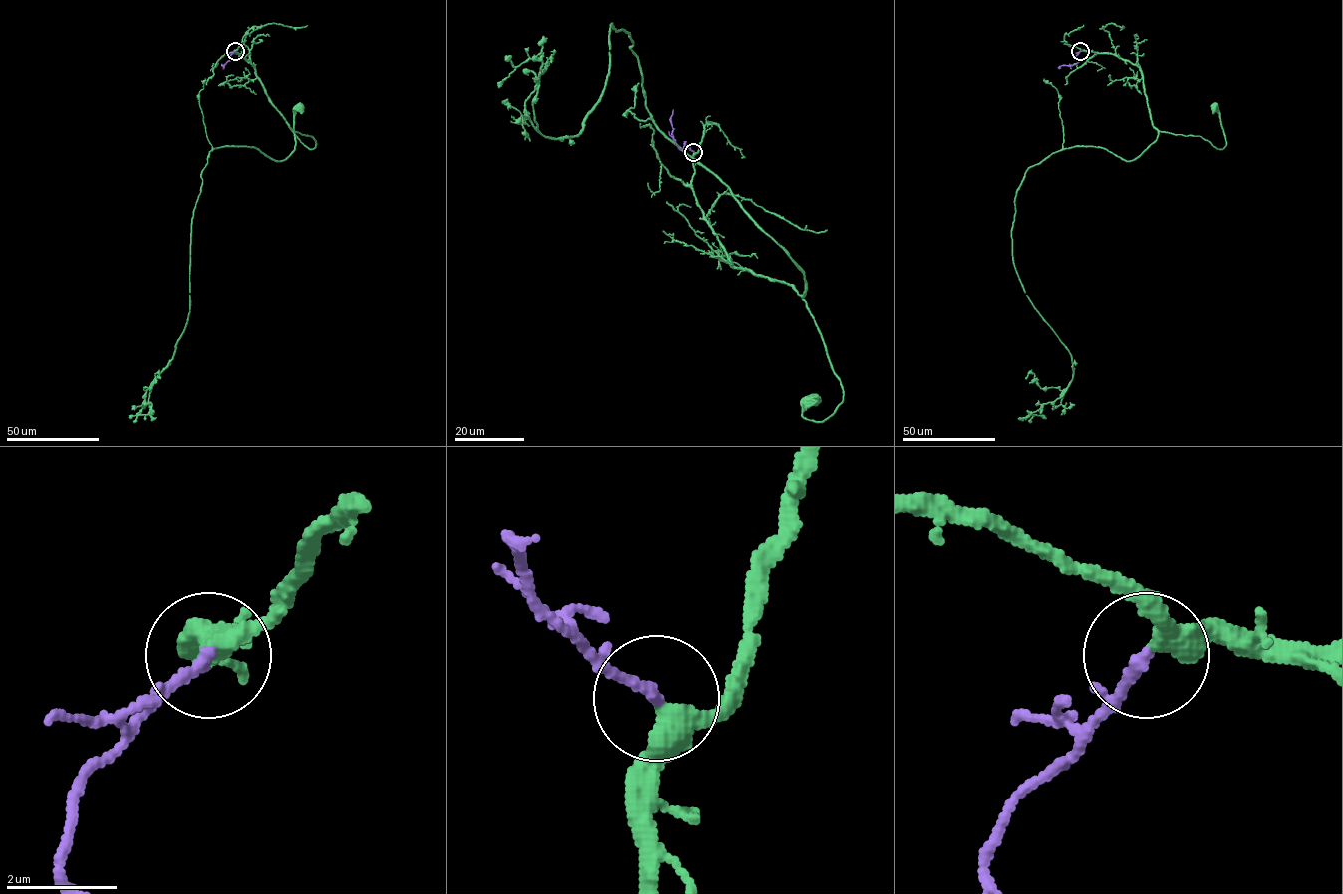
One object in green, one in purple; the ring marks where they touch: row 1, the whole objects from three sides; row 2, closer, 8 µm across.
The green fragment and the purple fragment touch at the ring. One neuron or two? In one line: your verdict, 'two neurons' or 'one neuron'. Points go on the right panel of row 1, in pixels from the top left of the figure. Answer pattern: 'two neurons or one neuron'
one neuron

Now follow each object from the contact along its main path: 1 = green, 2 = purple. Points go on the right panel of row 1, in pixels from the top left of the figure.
1: (1080, 50), (1111, 53), (1139, 68), (1150, 119), (1162, 132), (1200, 136), (1222, 149), (1225, 136), (1213, 107)
2: (1080, 51), (1075, 58), (1078, 62), (1060, 67)

